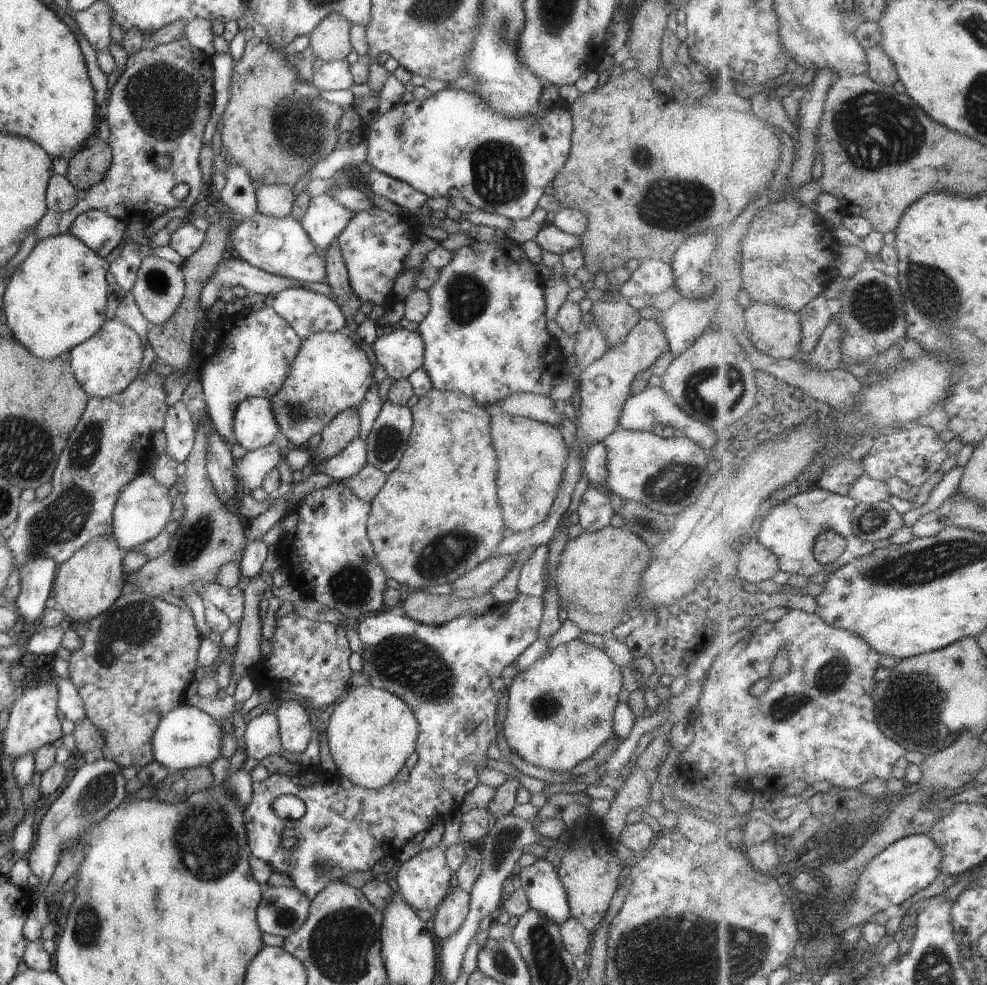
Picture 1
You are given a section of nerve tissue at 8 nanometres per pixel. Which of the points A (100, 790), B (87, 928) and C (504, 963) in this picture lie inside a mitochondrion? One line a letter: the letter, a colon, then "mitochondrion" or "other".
A: mitochondrion
B: mitochondrion
C: mitochondrion

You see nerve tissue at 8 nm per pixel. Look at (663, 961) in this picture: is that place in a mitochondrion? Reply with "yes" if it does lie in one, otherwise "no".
yes

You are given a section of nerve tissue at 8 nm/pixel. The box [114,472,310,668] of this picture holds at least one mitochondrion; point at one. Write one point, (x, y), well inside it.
(195, 539)

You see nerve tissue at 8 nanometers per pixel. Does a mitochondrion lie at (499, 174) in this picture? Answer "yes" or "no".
yes

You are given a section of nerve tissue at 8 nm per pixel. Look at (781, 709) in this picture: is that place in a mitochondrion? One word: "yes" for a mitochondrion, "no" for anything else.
yes

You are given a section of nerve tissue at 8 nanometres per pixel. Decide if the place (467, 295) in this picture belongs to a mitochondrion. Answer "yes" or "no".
yes

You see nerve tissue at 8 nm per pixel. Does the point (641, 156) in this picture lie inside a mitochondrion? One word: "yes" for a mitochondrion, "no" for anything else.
yes

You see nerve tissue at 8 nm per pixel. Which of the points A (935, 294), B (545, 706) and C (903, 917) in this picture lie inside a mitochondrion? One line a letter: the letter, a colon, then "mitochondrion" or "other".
A: mitochondrion
B: mitochondrion
C: other

